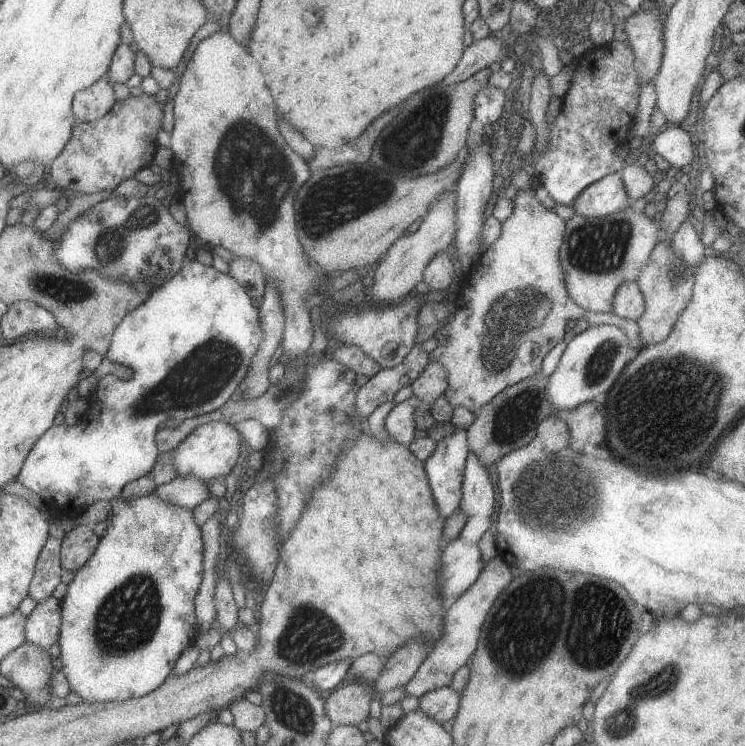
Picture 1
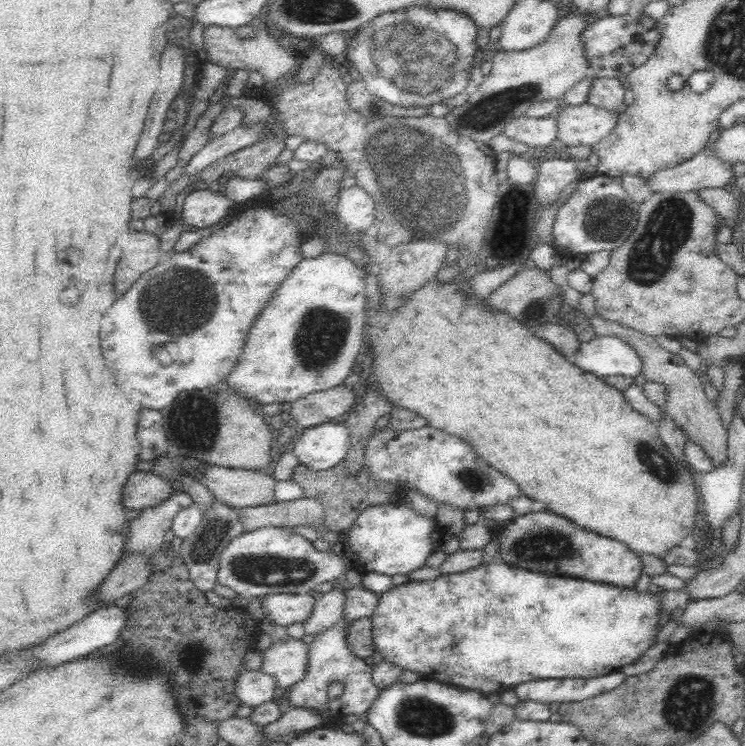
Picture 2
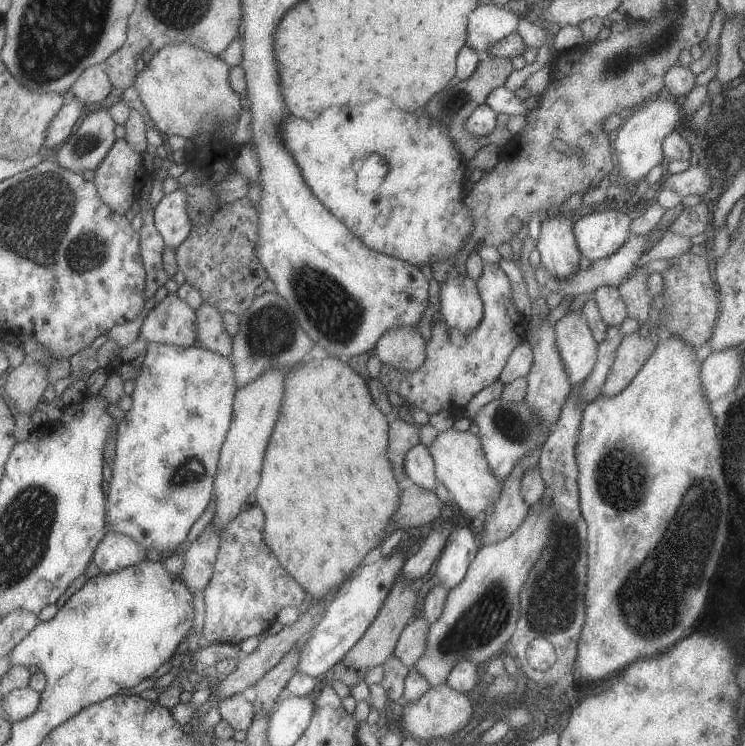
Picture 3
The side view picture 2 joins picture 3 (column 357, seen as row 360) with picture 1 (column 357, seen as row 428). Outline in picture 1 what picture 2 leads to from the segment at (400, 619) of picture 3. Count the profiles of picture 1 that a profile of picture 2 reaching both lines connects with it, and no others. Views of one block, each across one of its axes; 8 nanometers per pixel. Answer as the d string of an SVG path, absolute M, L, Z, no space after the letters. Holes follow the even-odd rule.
M366 681L343 682L333 691L325 694L325 711L333 726L354 725L358 726L369 718L369 706L375 696L372 684Z

